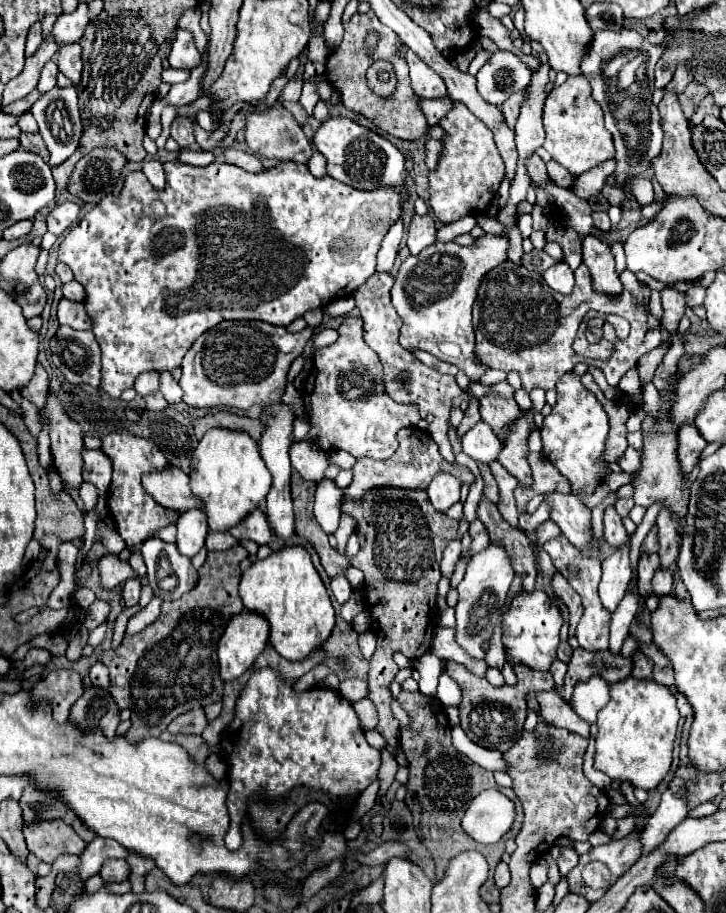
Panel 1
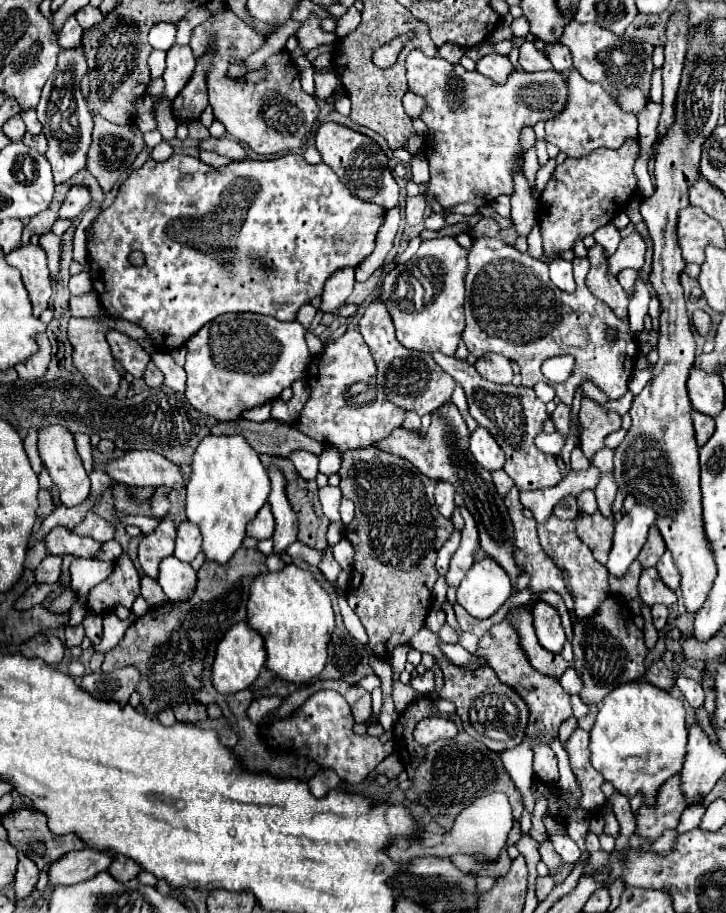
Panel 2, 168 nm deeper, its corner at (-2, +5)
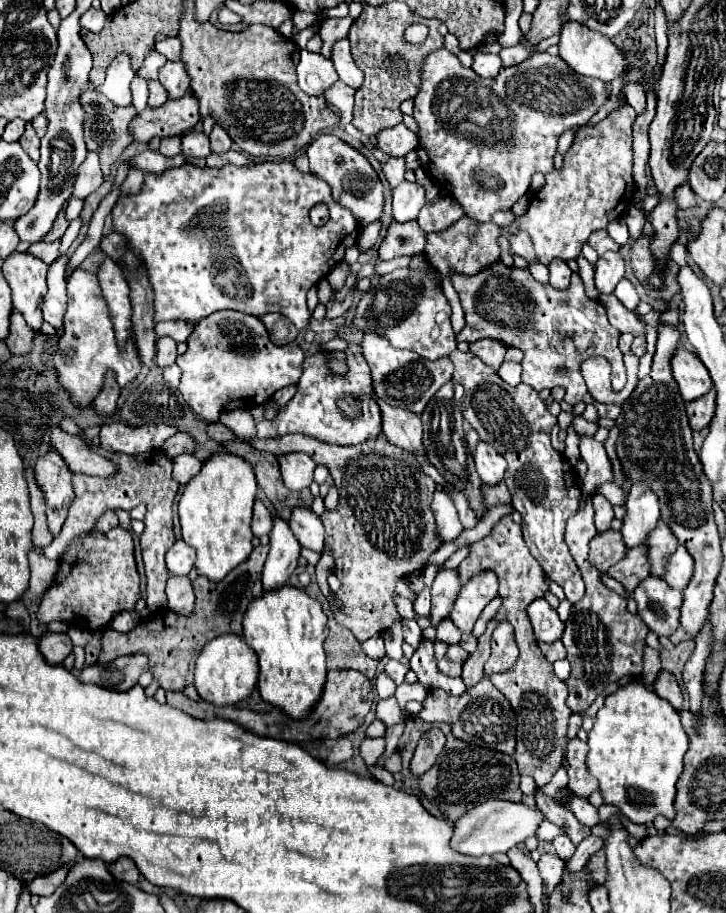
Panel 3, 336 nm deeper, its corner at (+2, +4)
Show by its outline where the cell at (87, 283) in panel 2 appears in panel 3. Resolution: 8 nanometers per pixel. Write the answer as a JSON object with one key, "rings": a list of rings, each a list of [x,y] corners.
{"rings":[[[74,269],[68,277],[68,311],[64,315],[64,331],[58,343],[58,353],[54,355],[54,365],[58,371],[58,381],[64,389],[70,391],[74,403],[92,403],[94,395],[102,389],[106,371],[114,371],[118,385],[124,387],[130,383],[142,369],[142,363],[136,355],[134,343],[130,341],[124,351],[116,347],[112,321],[108,317],[108,307],[100,295],[96,273]]]}

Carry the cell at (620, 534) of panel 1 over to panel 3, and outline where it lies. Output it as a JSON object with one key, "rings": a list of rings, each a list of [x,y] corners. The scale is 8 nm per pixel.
{"rings":[[[580,439],[580,457],[588,465],[588,471],[580,481],[584,495],[594,495],[600,485],[614,481],[612,463],[602,443],[594,439]]]}

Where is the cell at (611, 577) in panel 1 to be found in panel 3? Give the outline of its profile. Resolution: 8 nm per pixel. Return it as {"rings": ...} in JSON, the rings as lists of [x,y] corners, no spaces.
{"rings":[[[634,485],[628,493],[626,515],[622,519],[622,539],[626,549],[638,547],[646,541],[646,537],[656,529],[660,517],[660,507],[656,495],[648,491],[644,485]]]}

